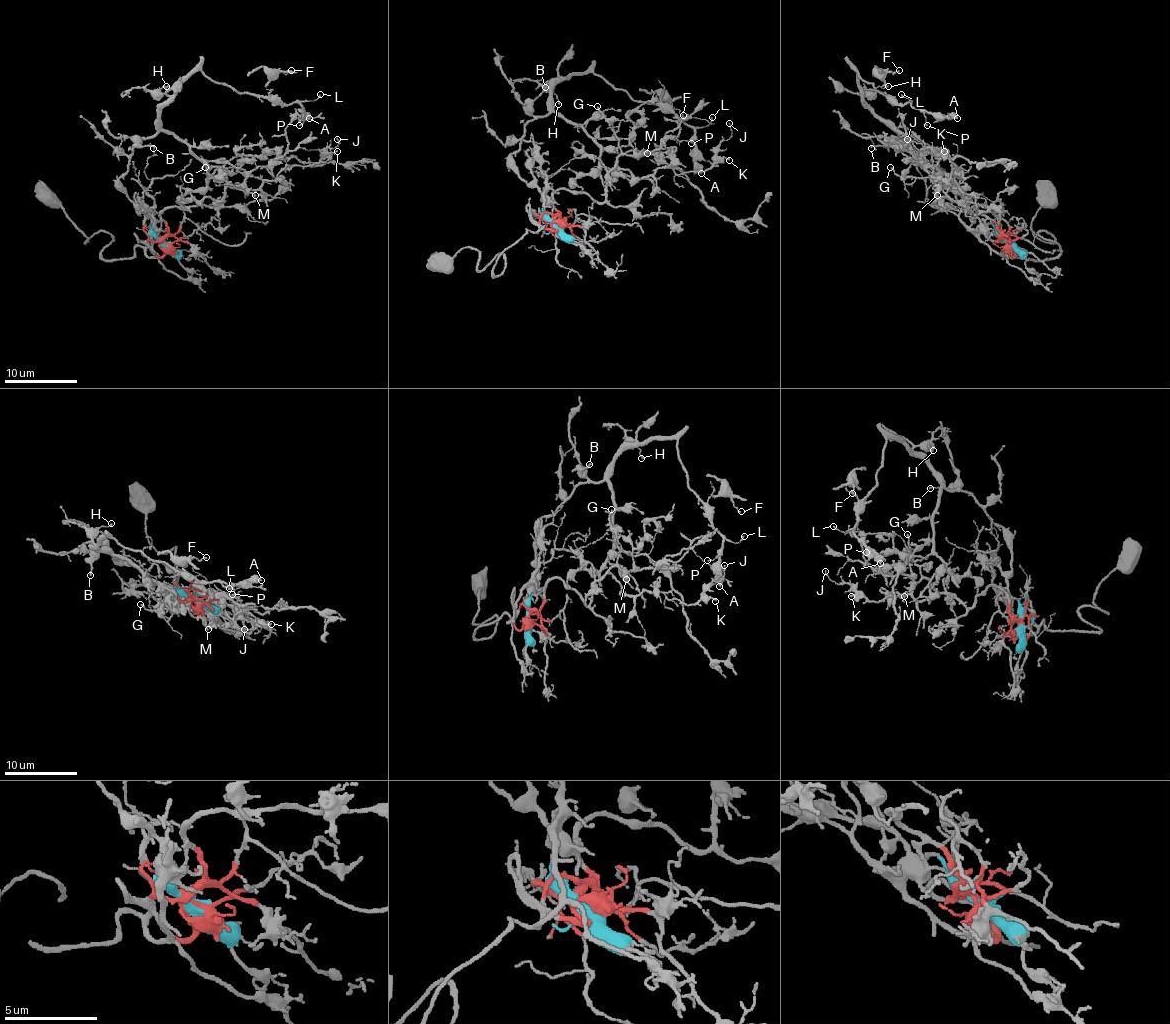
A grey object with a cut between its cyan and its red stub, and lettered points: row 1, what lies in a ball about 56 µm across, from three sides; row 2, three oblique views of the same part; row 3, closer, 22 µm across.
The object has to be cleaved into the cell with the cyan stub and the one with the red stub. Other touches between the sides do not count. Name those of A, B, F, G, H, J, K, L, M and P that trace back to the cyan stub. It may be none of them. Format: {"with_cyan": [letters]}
{"with_cyan": ["A", "B", "F", "H", "L", "P"]}

